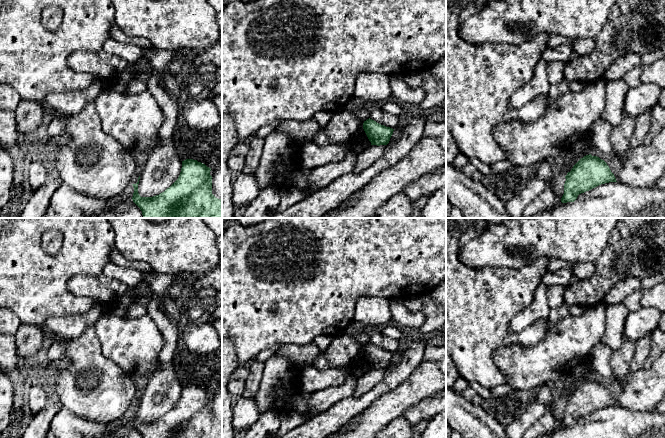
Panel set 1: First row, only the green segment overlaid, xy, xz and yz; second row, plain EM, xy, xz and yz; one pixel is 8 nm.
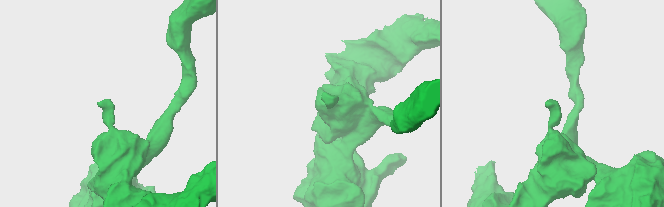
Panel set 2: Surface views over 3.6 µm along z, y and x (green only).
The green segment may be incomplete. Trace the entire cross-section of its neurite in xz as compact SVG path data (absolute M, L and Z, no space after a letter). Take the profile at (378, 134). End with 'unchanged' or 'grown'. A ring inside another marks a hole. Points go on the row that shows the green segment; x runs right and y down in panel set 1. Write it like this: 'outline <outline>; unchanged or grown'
outline M367 119L363 123L363 129L371 142L371 145L387 145L394 129L377 123L372 119Z; unchanged

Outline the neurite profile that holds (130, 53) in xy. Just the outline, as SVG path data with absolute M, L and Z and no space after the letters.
M111 38L104 43L102 49L108 54L116 55L130 64L143 57L143 49L138 45L120 43Z

